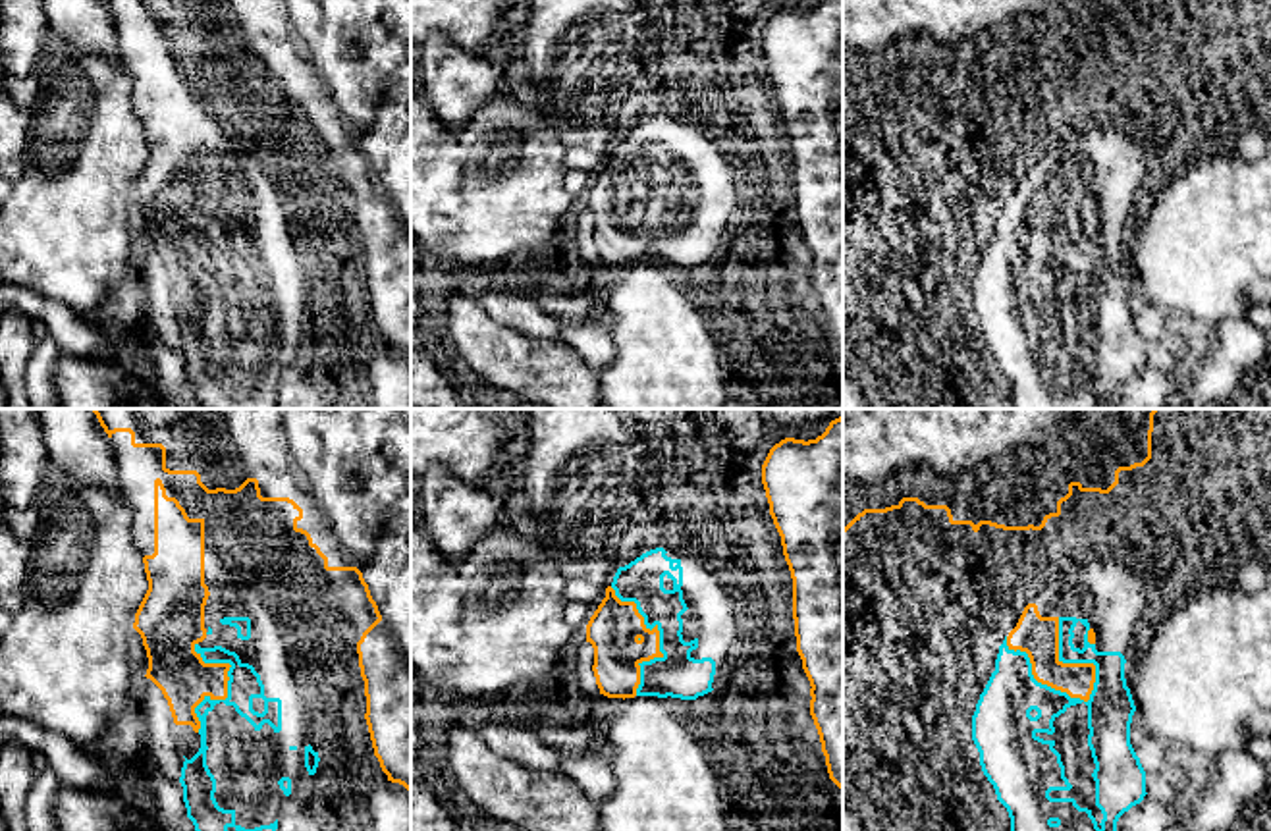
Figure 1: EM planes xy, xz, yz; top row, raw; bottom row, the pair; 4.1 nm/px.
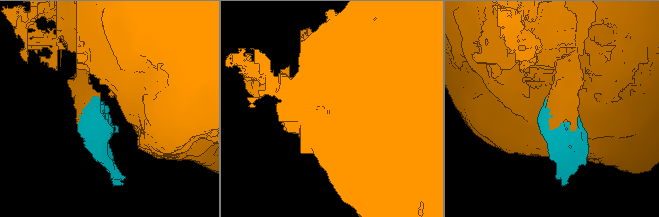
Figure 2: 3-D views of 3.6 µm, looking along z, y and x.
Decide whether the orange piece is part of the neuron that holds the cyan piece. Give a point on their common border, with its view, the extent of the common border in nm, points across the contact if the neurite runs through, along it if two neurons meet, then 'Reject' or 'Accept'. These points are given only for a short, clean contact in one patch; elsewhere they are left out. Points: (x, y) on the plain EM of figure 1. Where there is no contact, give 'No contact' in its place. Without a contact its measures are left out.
Touches cyan at yz (1036, 249). Shared border 440 nm. Reject

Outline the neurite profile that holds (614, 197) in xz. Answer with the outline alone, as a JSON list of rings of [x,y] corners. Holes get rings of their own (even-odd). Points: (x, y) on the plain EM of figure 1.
[[[611,154],[586,193],[586,210],[594,216],[594,245],[600,262],[635,266],[640,231],[663,226],[658,193],[650,199],[635,170],[621,170]]]

